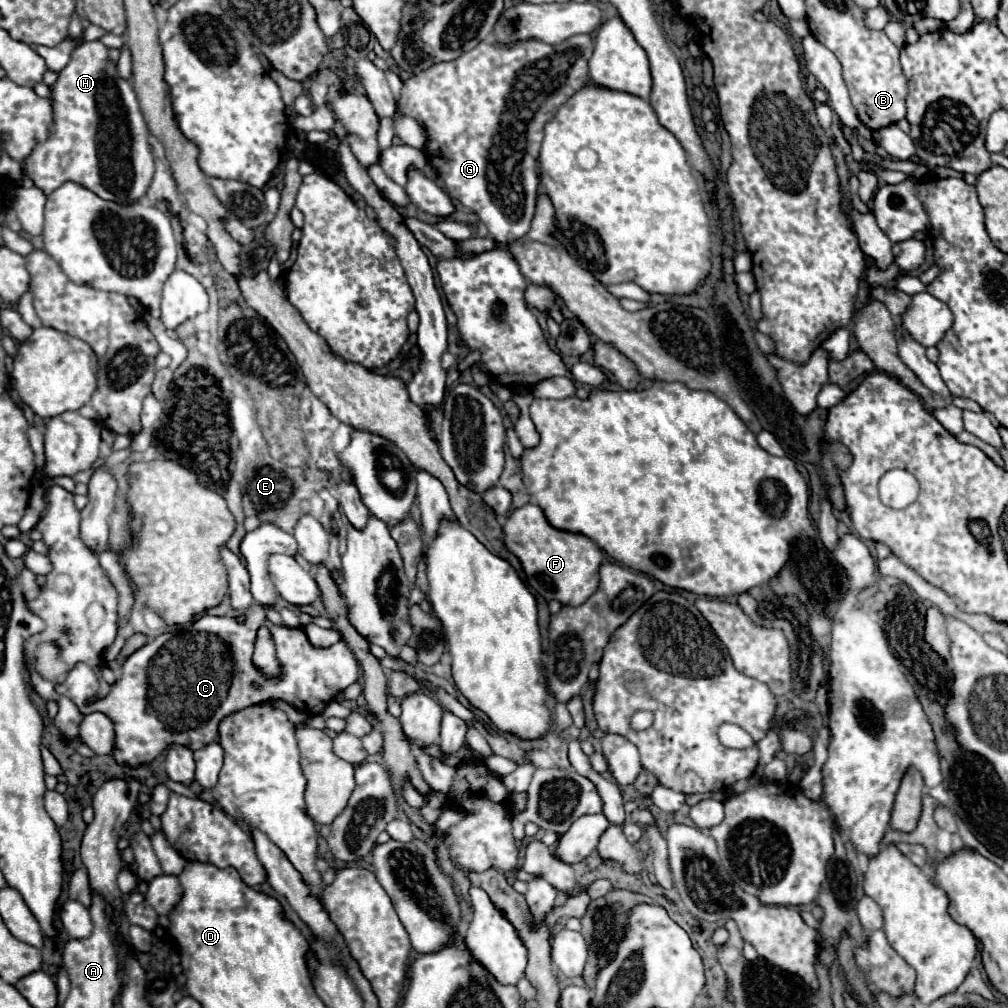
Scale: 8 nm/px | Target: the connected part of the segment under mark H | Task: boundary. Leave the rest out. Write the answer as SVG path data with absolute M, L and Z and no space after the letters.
M100 40L74 48L70 64L50 86L48 100L52 100L50 136L24 160L24 170L34 186L48 196L60 184L74 182L116 204L142 200L154 176L148 128L132 84L118 76L118 68Z

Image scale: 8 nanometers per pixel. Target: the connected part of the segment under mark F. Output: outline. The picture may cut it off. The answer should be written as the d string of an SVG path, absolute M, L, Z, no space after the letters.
M526 504L514 510L504 524L504 534L506 548L520 560L530 588L544 600L558 600L562 606L580 606L596 592L600 584L598 568L602 564L602 550L582 534L552 528L540 506Z

